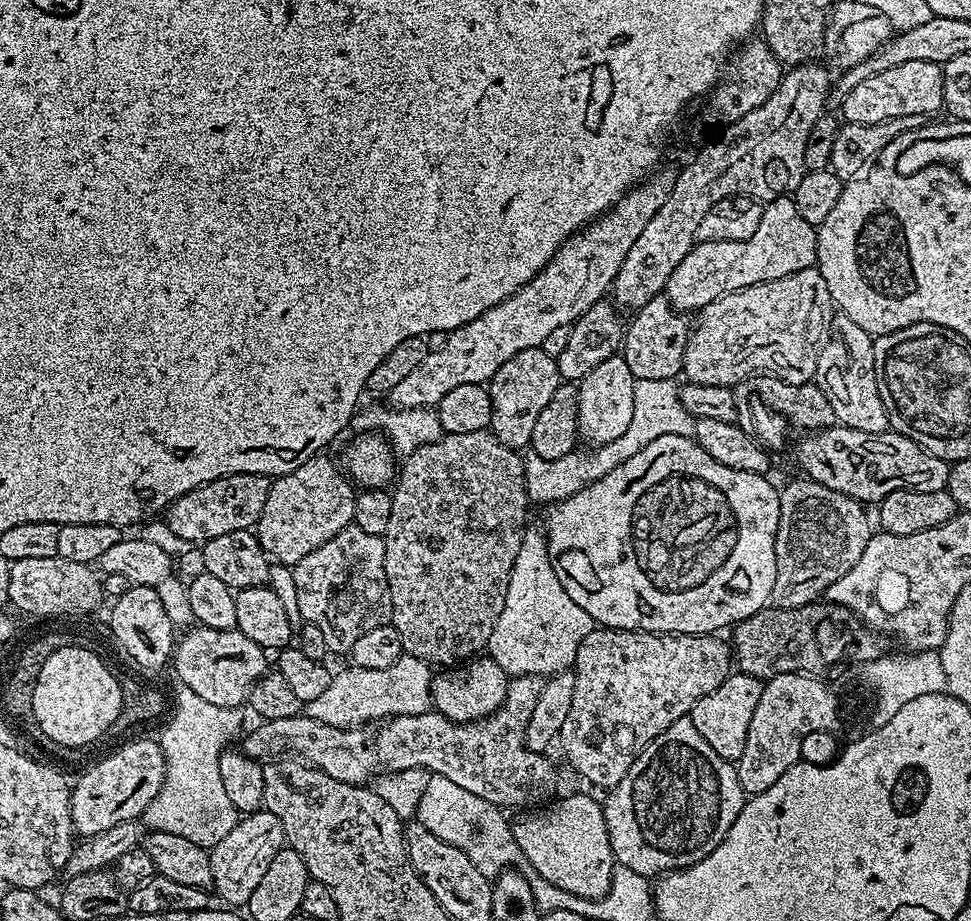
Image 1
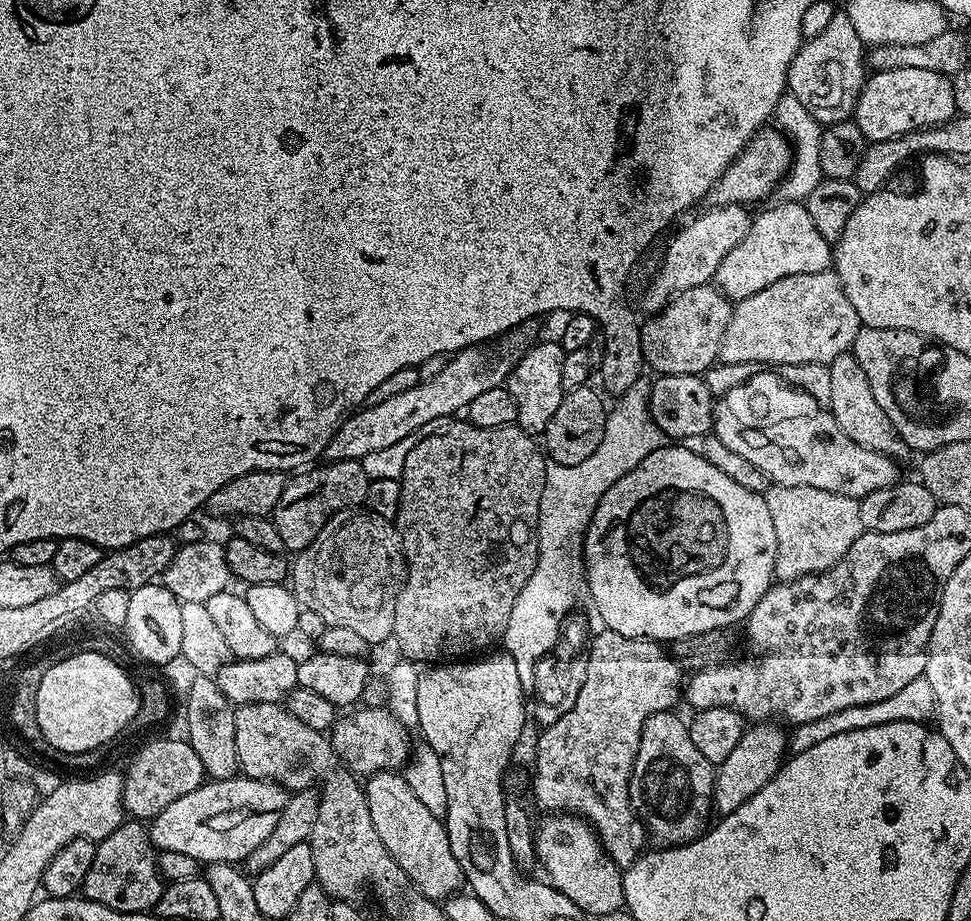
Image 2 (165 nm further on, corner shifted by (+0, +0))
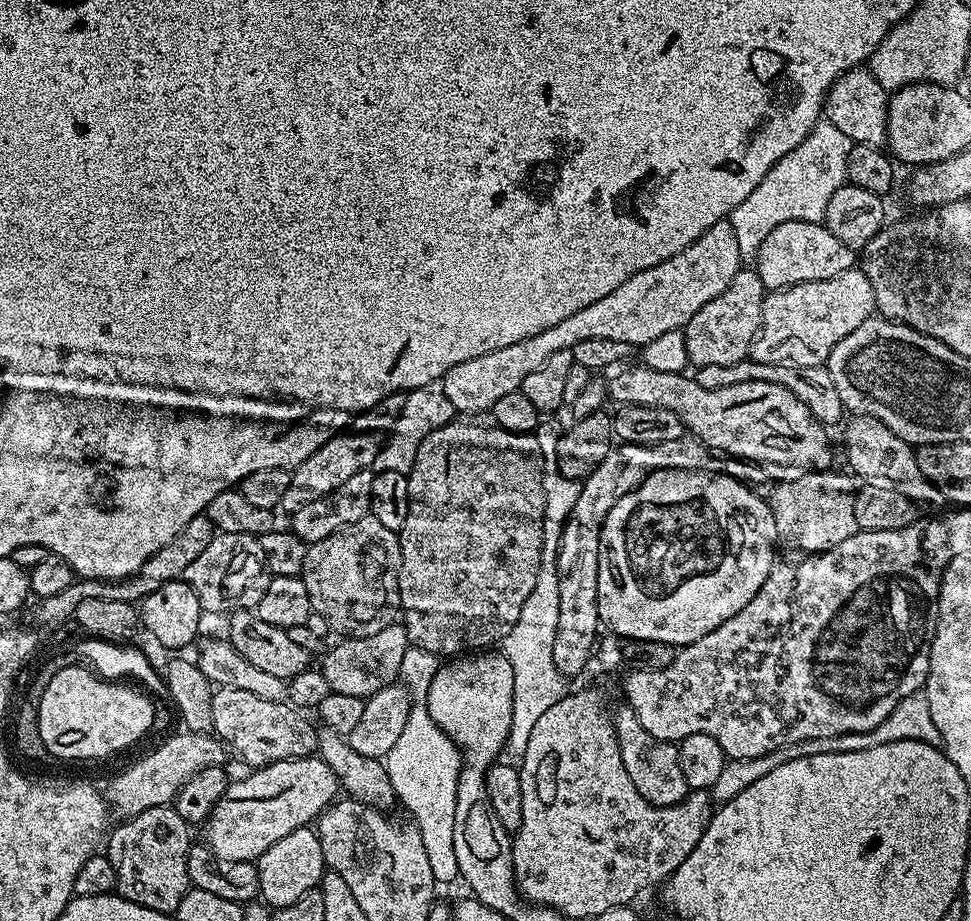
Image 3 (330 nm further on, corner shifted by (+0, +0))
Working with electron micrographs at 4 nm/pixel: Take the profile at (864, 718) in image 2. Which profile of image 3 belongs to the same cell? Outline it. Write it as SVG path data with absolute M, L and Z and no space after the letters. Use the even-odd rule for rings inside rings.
M923 691L910 694L890 710L886 722L878 722L874 730L865 732L855 732L854 734L842 734L834 738L818 738L817 740L803 740L797 744L788 744L785 748L774 750L770 754L762 754L762 758L750 758L749 760L729 760L725 759L722 766L722 774L718 777L718 782L710 789L710 796L717 805L732 800L746 786L758 782L758 778L770 774L770 770L775 770L777 766L782 766L782 762L802 758L803 756L813 756L823 752L849 752L850 750L870 750L873 746L882 746L882 742L902 742L903 740L917 740L927 744L940 744L938 726L934 726L934 718L930 715L930 702L926 699Z

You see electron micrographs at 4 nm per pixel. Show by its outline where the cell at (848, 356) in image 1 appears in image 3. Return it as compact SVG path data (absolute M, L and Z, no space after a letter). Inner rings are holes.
M853 415L851 419L847 421L848 429L844 432L844 448L848 451L847 467L853 477L870 486L906 494L906 498L913 500L921 509L940 510L945 507L946 501L938 486L934 486L926 478L926 474L918 470L916 448L913 445L898 438L898 434L890 430L890 426L886 426L881 420L875 420L872 416Z

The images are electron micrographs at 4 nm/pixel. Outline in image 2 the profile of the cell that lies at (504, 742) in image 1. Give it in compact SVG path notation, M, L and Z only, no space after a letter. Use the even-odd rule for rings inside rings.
M360 706L352 711L344 714L349 714L349 716L341 715L330 730L330 744L332 740L333 750L349 764L345 765L353 773L364 778L370 777L376 772L403 769L414 752L414 744L408 741L409 729L400 724L398 718L384 706Z

